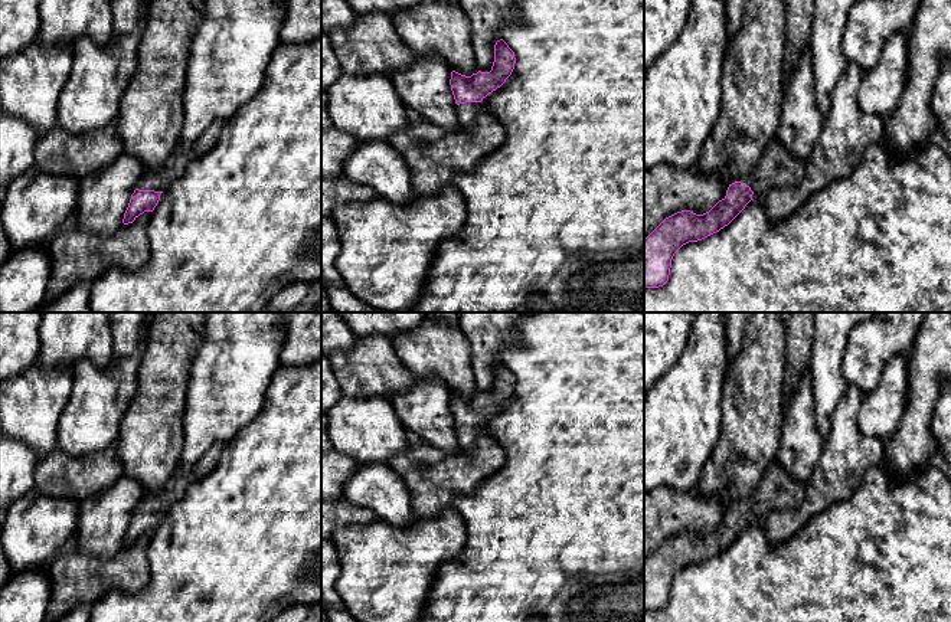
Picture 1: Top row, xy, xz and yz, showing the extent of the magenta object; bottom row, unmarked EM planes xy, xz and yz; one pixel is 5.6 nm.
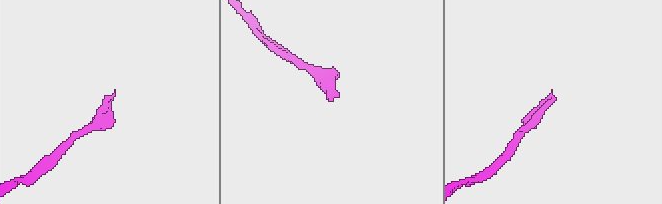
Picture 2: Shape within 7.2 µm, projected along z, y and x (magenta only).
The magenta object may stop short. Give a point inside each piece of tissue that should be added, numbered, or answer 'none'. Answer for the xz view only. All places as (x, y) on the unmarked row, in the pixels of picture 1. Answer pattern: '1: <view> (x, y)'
1: xz (467, 435)

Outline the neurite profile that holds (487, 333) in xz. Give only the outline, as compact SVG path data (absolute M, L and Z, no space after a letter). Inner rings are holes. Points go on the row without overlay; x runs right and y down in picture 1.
M460 312L458 327L471 347L471 366L477 389L490 395L494 367L501 361L501 350L519 341L516 324L527 312Z

